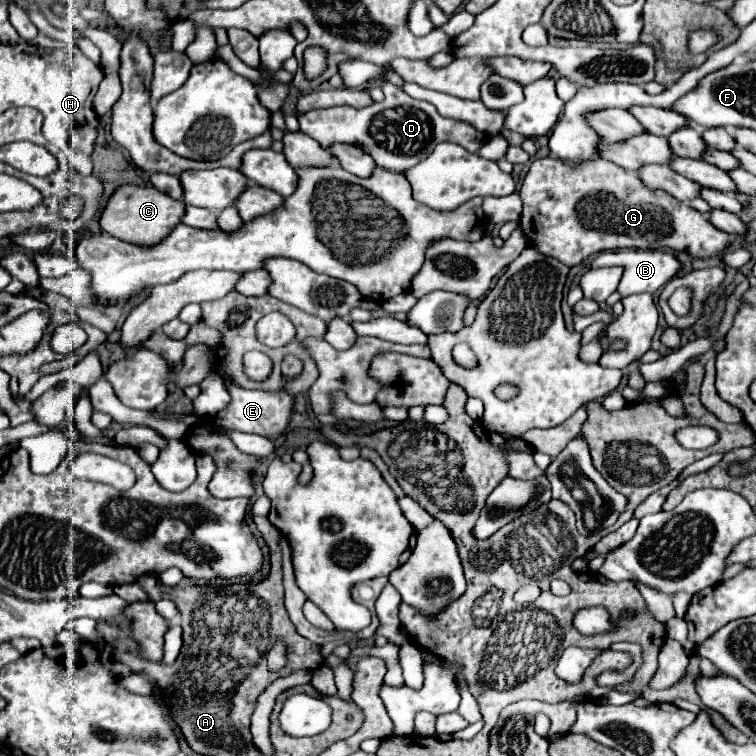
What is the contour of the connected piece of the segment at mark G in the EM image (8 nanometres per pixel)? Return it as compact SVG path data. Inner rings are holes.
M556 156L534 160L518 194L524 202L520 226L528 242L534 244L542 254L552 256L566 266L576 266L596 252L614 250L614 248L642 248L642 250L672 248L672 250L688 250L696 258L708 258L716 256L732 242L732 238L726 232L708 224L708 220L688 204L678 202L666 192L654 192L644 188L636 172L624 170L602 158L586 160L584 164L576 164L576 168L564 164L564 160L556 160Z

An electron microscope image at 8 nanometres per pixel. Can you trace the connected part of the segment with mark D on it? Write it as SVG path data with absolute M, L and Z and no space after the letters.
M390 82L380 84L384 92L382 102L372 102L366 108L352 108L352 106L336 106L336 108L324 108L324 110L312 110L298 116L300 130L314 140L320 142L320 146L328 148L334 142L346 142L364 148L380 168L392 170L392 172L406 172L408 168L416 166L420 160L428 158L430 152L440 142L454 142L466 148L468 152L478 152L482 144L488 140L484 132L478 132L466 122L444 118L438 114L438 110L422 100L414 100L406 96L398 86Z

